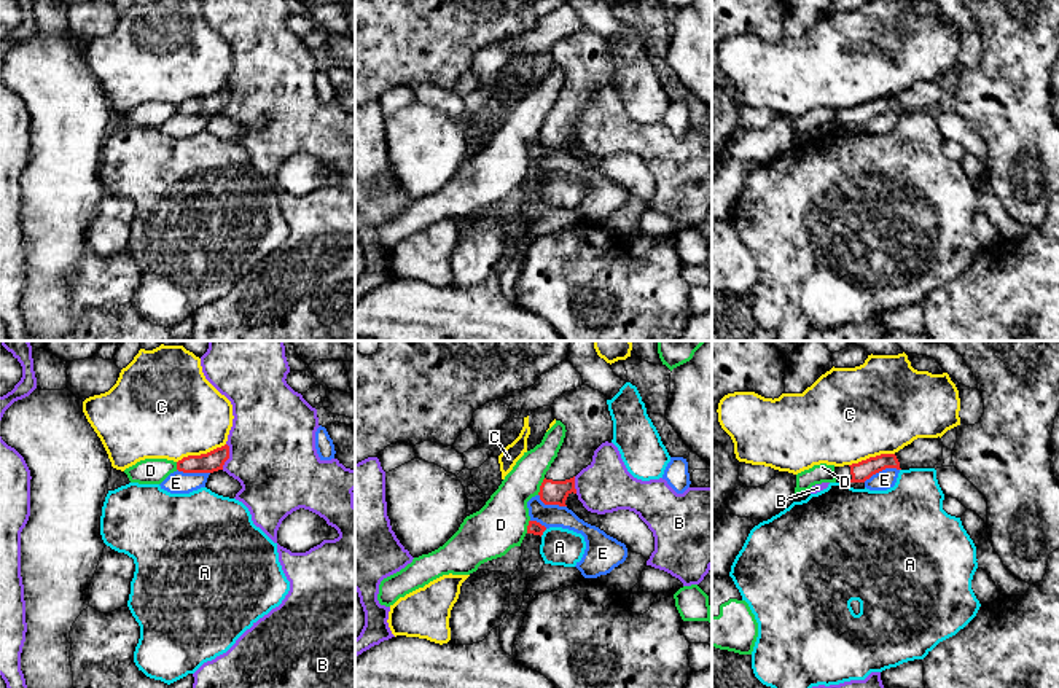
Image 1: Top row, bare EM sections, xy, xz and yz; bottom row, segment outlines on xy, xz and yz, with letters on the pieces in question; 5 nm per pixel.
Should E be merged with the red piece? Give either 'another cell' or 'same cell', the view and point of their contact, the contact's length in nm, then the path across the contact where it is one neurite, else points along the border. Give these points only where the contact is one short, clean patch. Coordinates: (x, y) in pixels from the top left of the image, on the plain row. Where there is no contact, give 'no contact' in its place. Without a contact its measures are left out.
another cell | yz (881, 113) | 200 nm | along yz (898, 112), (883, 112), (863, 125)

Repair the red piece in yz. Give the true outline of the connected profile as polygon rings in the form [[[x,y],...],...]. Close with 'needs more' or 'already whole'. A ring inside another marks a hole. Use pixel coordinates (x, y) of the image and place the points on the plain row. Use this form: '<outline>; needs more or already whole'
[[[917,81],[895,97],[881,97],[858,107],[834,110],[836,126],[865,126],[885,113],[935,111],[943,102],[943,86],[935,81]]]; needs more

